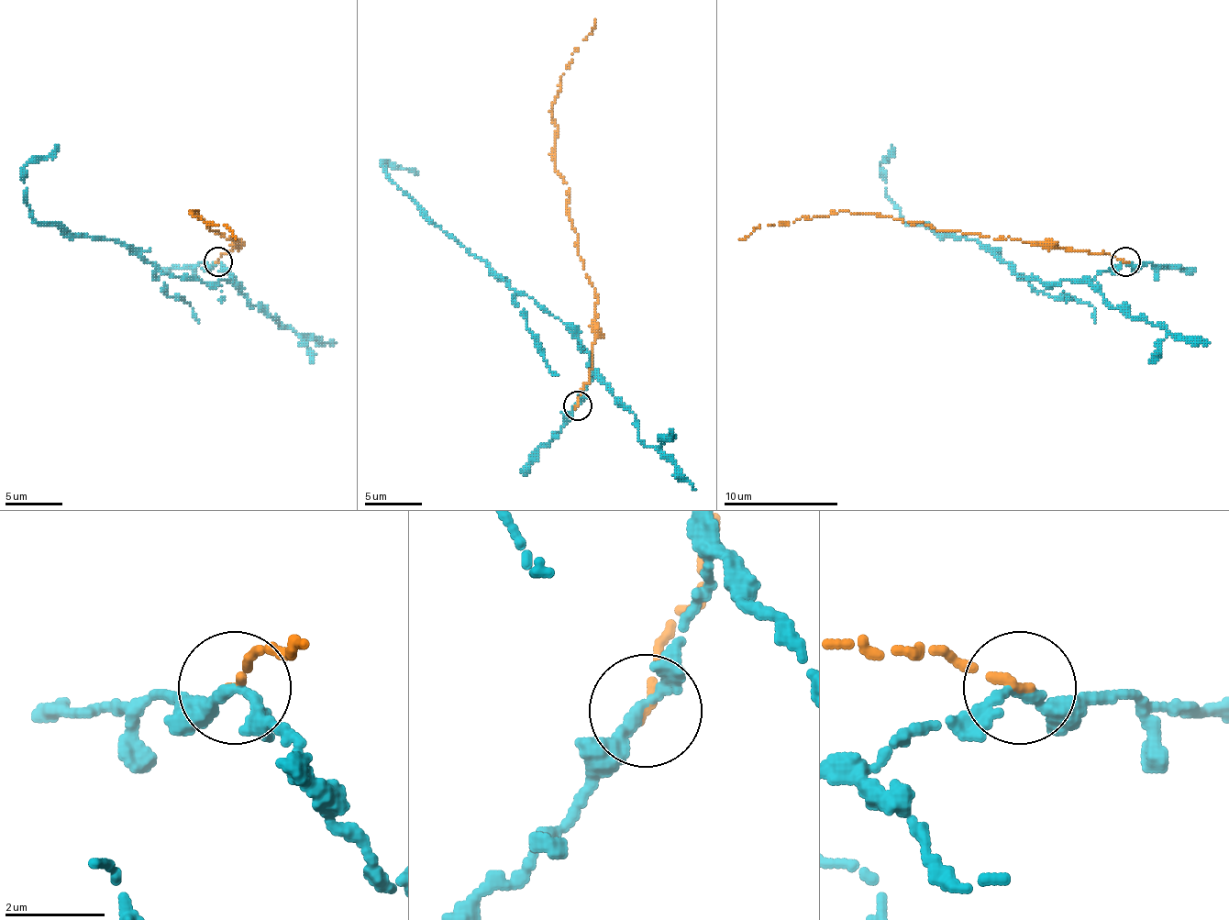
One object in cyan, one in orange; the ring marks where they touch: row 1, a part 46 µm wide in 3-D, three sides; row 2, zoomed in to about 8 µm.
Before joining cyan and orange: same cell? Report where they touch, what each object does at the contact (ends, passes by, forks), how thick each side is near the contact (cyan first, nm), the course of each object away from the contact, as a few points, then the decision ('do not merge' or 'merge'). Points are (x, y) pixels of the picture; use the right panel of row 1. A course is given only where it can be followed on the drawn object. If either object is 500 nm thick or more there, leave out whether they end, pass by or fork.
(1125, 261) | cyan passes by | orange ends | 240/180 nm | cyan via (1126, 262), (1091, 280), (1017, 276), (974, 239), (905, 222), (886, 193), (891, 145) | orange via (1126, 262), (1086, 250), (846, 211), (759, 225), (748, 237), (739, 239) | do not merge

